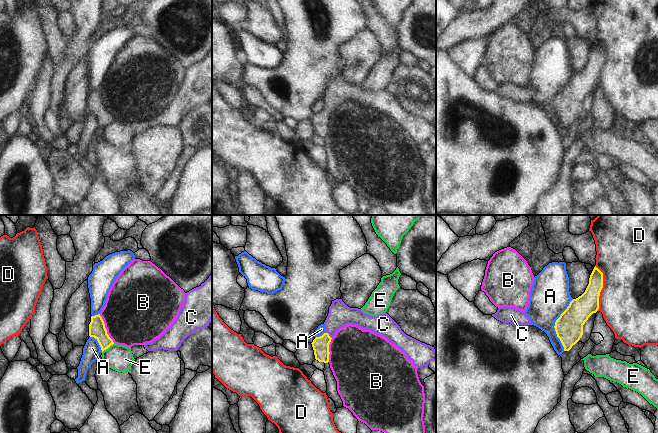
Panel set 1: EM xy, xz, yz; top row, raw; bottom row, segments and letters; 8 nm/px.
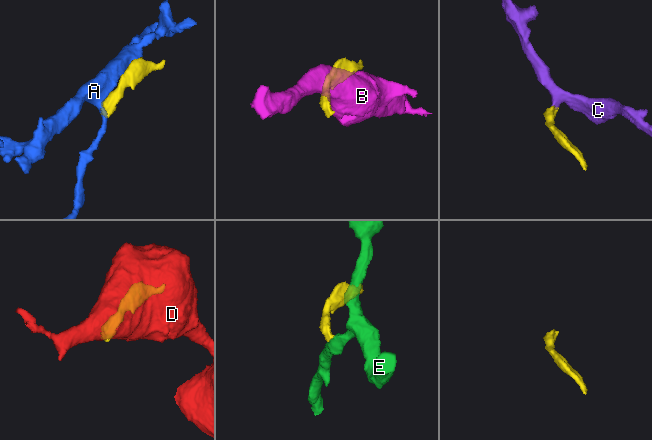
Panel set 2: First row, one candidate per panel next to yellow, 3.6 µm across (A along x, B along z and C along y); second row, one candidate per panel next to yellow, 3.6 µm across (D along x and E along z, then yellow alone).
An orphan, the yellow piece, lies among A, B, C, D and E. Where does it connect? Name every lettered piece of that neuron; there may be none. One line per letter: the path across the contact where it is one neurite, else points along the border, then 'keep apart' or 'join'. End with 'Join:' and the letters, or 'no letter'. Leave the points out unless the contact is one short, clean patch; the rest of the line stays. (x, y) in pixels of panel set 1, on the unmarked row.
A: border along yz (573, 75), (556, 96), (554, 102), (556, 112), (563, 126); keep apart
B: border along xy (99, 90), (106, 109), (114, 118); keep apart
C: runs through xz (320, 121), (328, 111), (333, 98), (339, 91); join
D: keep apart
E: border along xy (114, 119), (102, 128); keep apart
Join: C

